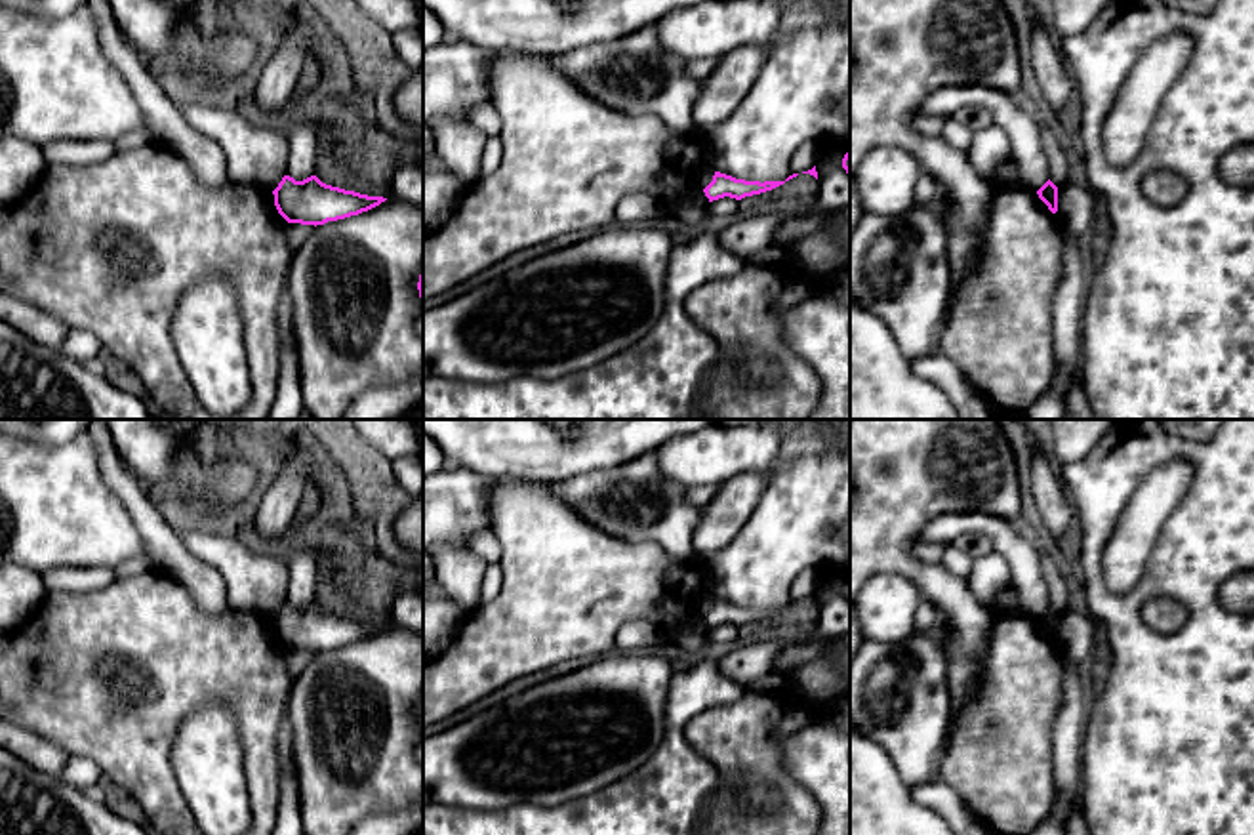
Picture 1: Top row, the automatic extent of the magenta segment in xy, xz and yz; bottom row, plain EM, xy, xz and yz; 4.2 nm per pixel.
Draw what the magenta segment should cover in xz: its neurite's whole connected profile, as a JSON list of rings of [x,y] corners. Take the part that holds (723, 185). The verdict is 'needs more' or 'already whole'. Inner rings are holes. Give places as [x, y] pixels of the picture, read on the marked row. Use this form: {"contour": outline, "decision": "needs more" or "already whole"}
{"contour": [[[715,172],[713,181],[703,189],[705,196],[709,202],[730,196],[736,200],[741,200],[745,196],[760,194],[766,191],[772,191],[785,181],[745,181],[745,179],[736,179],[732,175]]], "decision": "already whole"}

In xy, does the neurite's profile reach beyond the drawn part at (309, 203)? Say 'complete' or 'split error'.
complete

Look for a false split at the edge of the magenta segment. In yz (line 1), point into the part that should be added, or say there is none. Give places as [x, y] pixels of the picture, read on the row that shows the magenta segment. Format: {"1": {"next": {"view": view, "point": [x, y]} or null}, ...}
{"1": {"next": null}}

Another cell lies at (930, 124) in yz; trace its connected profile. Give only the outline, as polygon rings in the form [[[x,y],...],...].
[[[919,114],[915,118],[915,128],[917,132],[928,135],[928,137],[938,137],[943,132],[947,116],[938,116],[938,114]]]

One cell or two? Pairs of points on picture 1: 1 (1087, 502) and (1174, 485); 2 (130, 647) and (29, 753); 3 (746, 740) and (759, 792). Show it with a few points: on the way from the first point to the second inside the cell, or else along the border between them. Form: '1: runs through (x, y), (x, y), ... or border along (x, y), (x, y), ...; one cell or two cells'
1: border along (1167, 462), (1136, 488), (1113, 532); two cells
2: border along (20, 725), (52, 740), (69, 755); two cells
3: border along (742, 786), (767, 780), (782, 803); two cells

